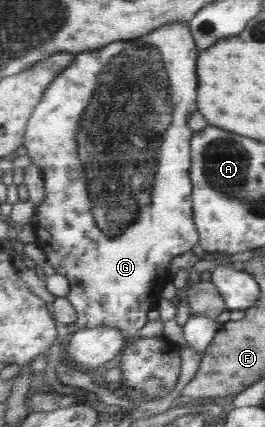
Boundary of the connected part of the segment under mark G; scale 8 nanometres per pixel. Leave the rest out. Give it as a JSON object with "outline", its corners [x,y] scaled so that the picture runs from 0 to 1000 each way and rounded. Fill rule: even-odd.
{"outline":[[[702,52],[630,56],[611,61],[611,66],[596,66],[589,75],[540,82],[528,89],[442,96],[377,117],[302,124],[287,133],[287,145],[185,201],[170,227],[140,251],[140,260],[128,262],[94,326],[94,342],[109,351],[106,361],[121,379],[147,386],[174,410],[174,466],[147,485],[147,518],[128,532],[143,560],[136,569],[174,588],[185,616],[208,628],[208,635],[234,646],[249,646],[264,658],[268,679],[253,698],[298,728],[298,749],[287,759],[309,773],[377,763],[423,763],[464,770],[475,778],[479,808],[528,792],[528,773],[566,756],[566,747],[558,747],[566,728],[592,724],[608,700],[608,681],[626,665],[645,663],[645,649],[634,639],[642,614],[653,611],[657,602],[721,588],[725,578],[755,560],[755,546],[728,508],[728,426],[717,415],[728,307],[702,293],[709,276],[728,265],[740,265],[740,251],[747,251],[740,246],[740,213],[747,213],[751,204],[747,190],[740,190],[740,176],[747,176],[740,162],[747,124],[755,119],[728,94],[728,82],[717,80],[717,59],[702,56]],[[355,499],[370,499],[370,513],[377,508],[392,513],[392,504],[400,504],[400,513],[423,508],[430,518],[445,518],[438,522],[438,541],[423,541],[423,546],[468,546],[468,550],[453,550],[445,560],[415,555],[396,543],[396,536],[381,534],[377,522],[355,508]]]}

